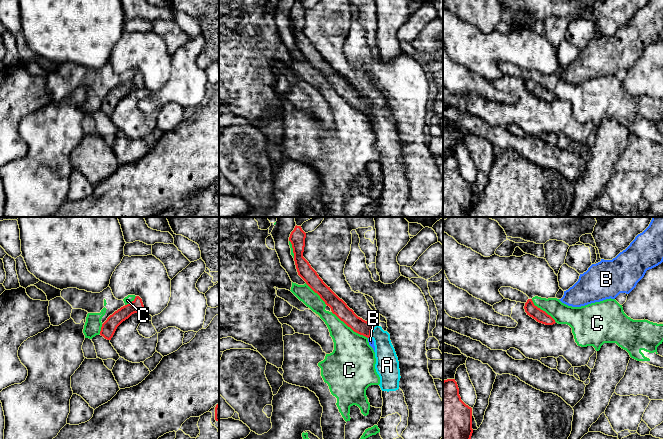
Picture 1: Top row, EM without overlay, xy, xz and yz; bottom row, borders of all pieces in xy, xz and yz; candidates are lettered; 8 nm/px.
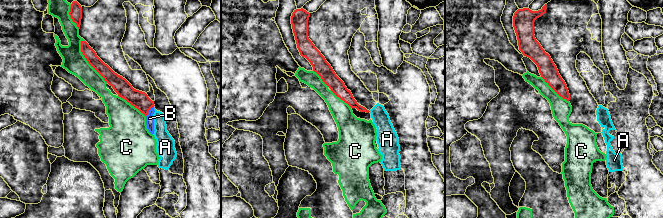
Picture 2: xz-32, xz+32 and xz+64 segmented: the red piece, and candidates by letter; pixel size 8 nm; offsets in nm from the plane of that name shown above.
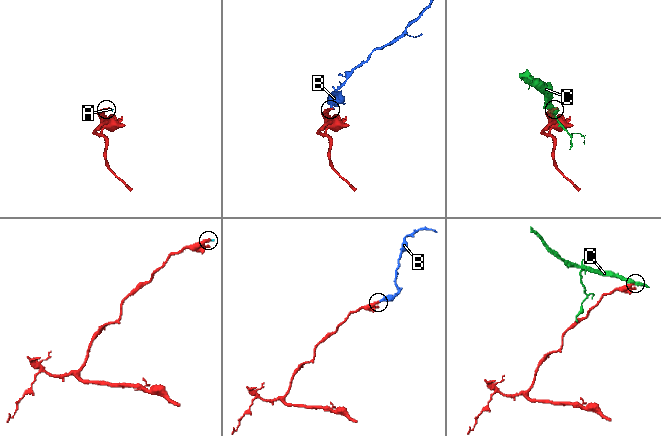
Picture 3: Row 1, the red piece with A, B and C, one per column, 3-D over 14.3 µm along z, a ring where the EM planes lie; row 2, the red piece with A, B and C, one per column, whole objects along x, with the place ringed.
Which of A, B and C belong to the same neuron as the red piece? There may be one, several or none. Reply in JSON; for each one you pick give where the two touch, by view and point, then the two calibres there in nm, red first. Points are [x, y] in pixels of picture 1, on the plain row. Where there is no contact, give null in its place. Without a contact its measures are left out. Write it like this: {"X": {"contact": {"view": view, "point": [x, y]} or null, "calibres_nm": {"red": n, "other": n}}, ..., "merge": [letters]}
{"B": {"contact": {"view": "xz", "point": [369, 112]}, "calibres_nm": {"red": 120, "other": 50}}, "merge": ["B"]}

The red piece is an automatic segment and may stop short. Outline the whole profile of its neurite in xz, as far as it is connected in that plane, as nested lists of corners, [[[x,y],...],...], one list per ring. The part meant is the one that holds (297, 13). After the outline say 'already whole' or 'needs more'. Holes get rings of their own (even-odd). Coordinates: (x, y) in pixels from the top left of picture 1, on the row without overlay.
[[[297,1],[289,13],[289,17],[291,18],[293,24],[294,37],[298,51],[315,69],[320,72],[325,80],[331,84],[333,90],[335,90],[354,108],[367,113],[369,121],[375,128],[374,117],[371,114],[371,107],[376,101],[358,93],[354,87],[350,85],[347,80],[323,58],[317,48],[303,33],[305,14],[306,9],[302,6],[301,2]]] | needs more

